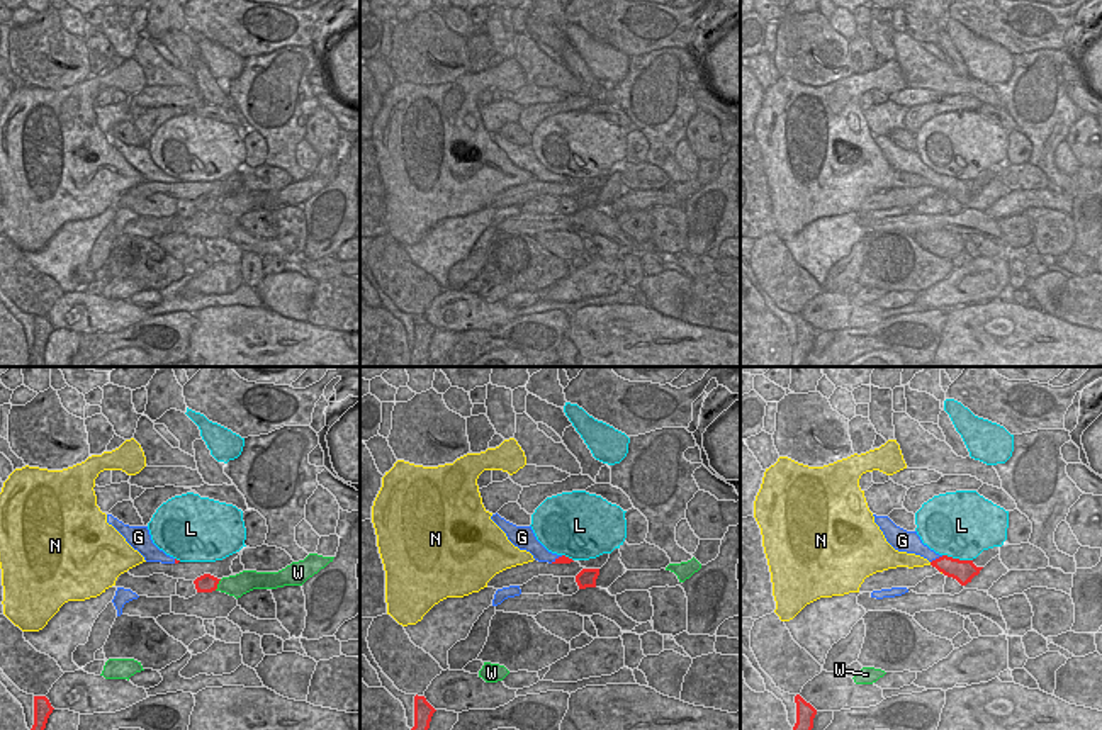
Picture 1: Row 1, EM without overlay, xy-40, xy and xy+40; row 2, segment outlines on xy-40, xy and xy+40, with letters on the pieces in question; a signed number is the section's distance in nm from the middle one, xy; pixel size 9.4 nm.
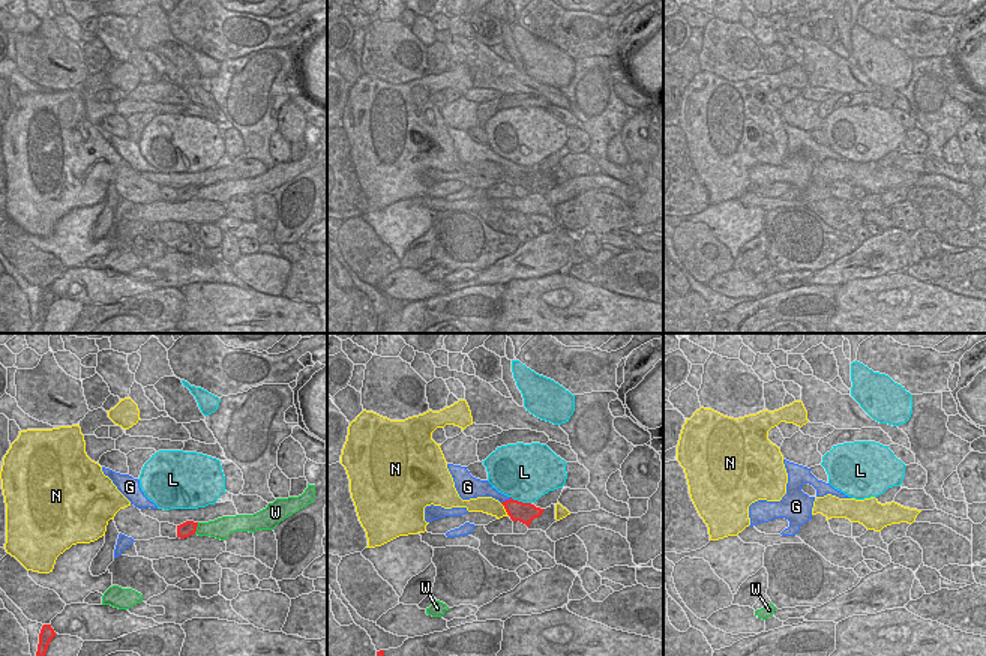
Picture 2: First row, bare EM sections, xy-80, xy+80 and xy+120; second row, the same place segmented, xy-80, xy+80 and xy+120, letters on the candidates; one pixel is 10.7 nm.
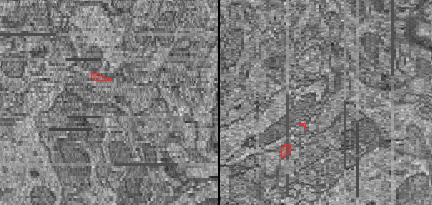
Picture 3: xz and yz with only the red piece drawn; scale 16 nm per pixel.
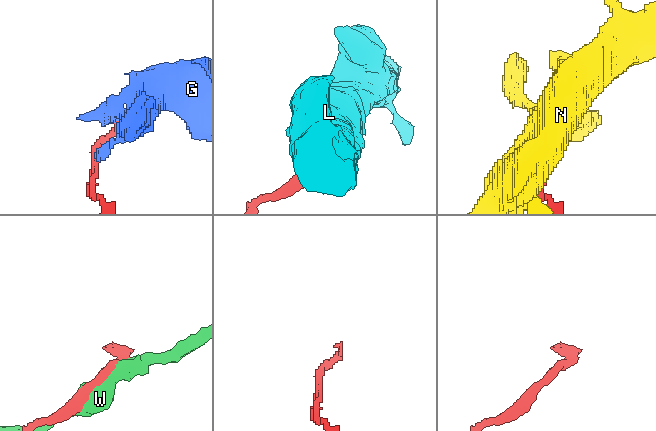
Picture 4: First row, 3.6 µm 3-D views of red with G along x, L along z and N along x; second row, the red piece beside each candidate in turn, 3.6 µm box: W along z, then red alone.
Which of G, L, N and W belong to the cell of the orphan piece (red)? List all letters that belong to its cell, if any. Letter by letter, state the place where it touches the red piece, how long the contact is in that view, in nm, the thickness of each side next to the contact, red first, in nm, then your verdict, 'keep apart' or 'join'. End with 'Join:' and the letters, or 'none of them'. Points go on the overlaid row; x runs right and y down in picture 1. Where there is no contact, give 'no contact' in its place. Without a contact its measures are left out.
G: contact xy+40 (936, 559); length 140 nm; calibres 190 and 160 nm; keep apart
L: contact xy+40 (958, 559); length 300 nm; calibres 220 and 480 nm; keep apart
N: no contact; keep apart
W: contact xy-40 (218, 583); length 130 nm; calibres 170 and 200 nm; keep apart
Join: none of them

